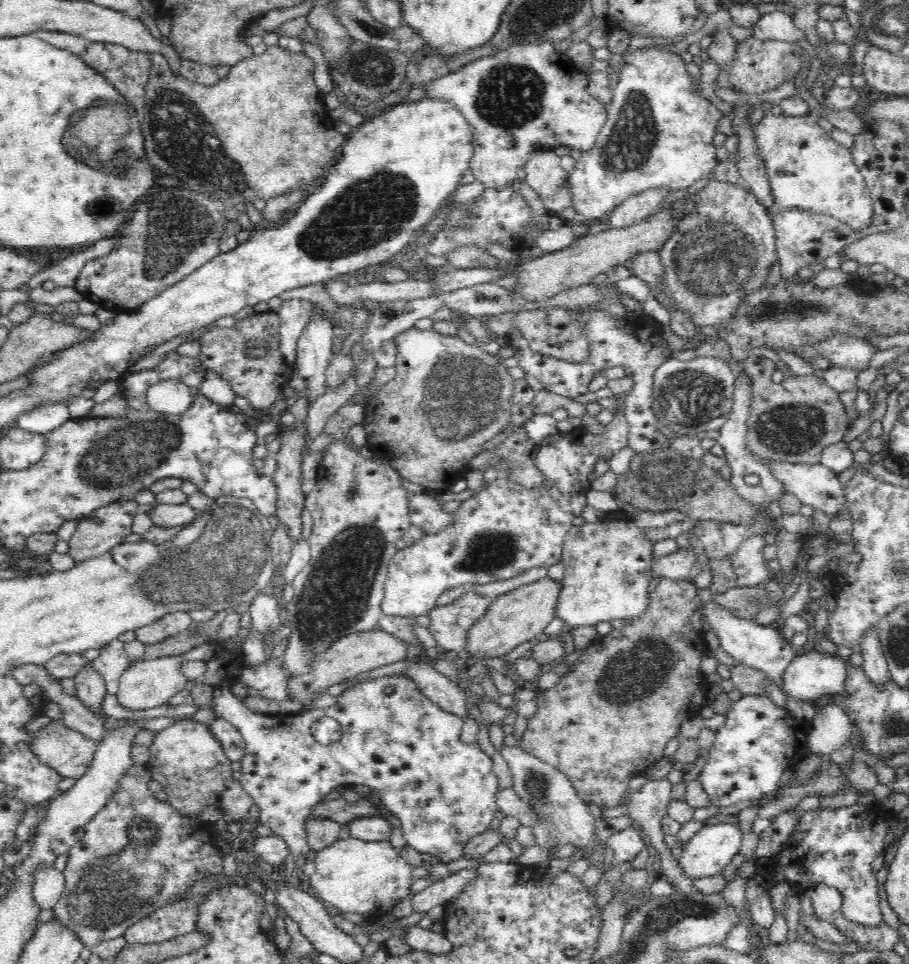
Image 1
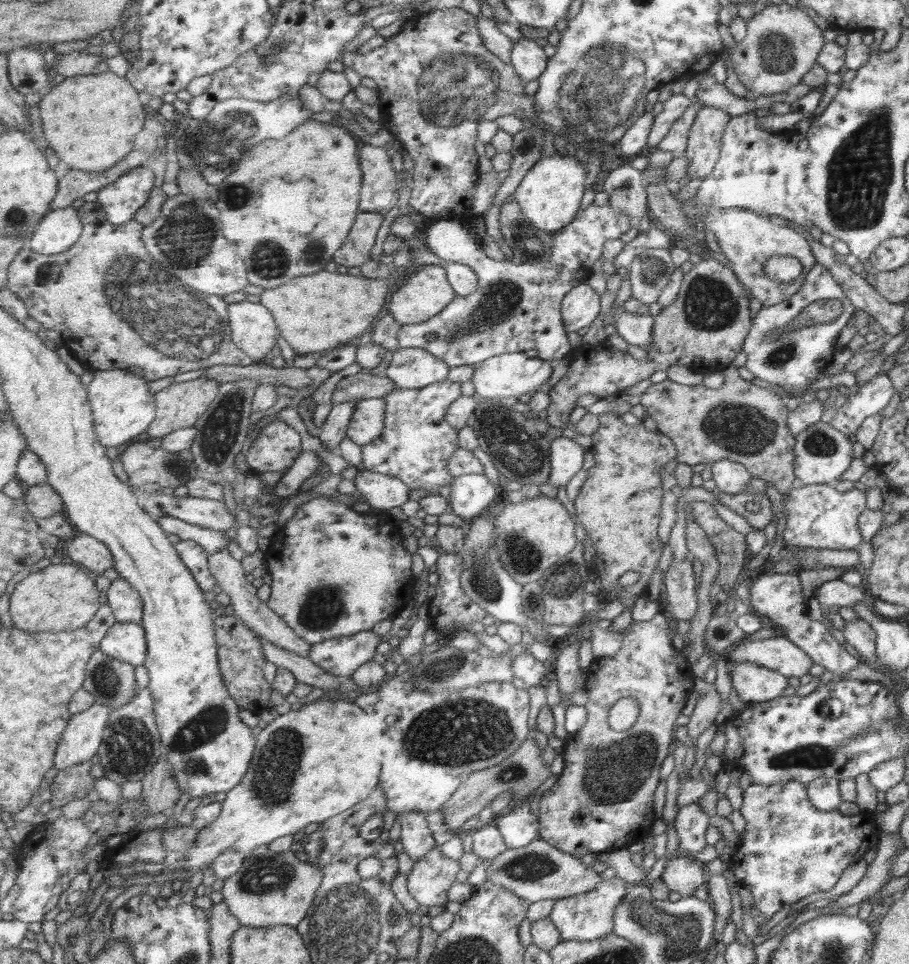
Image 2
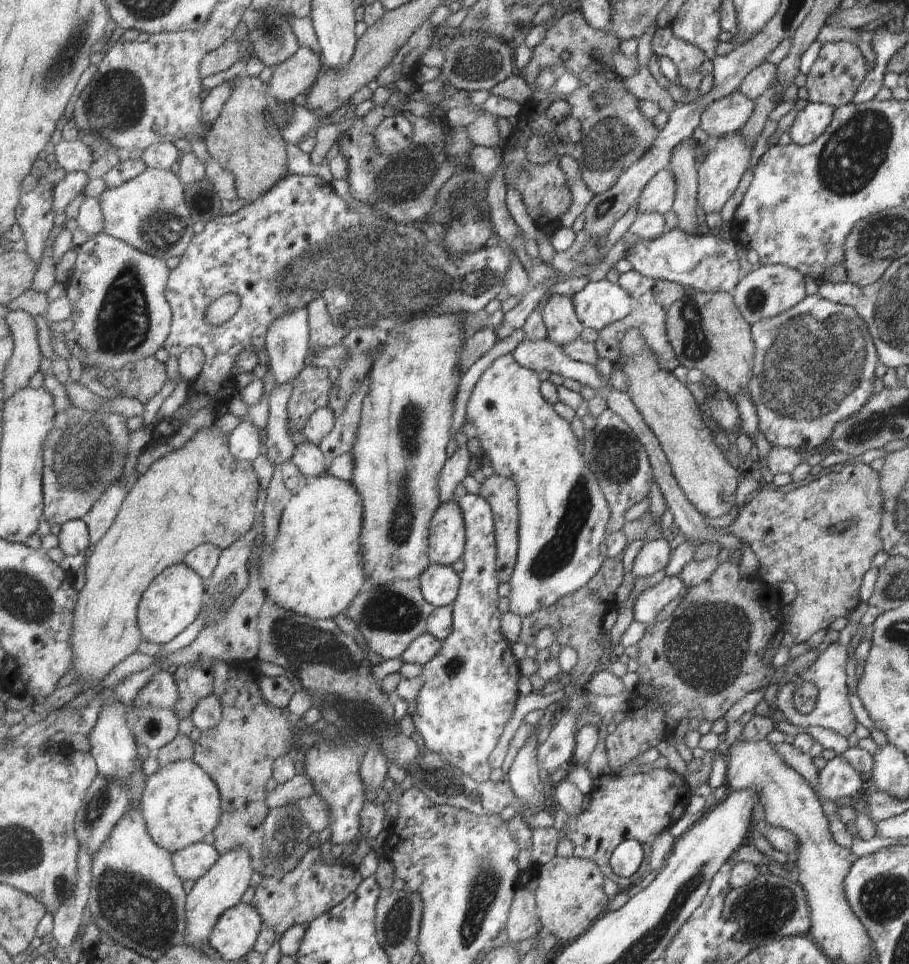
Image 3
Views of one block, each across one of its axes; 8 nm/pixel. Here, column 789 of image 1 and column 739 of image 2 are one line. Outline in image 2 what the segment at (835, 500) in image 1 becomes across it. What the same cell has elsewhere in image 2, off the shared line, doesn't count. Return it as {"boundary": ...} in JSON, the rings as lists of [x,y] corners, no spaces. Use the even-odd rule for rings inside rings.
{"boundary":[[[719,459],[710,463],[715,490],[727,494],[745,492],[745,485],[751,476],[742,464],[729,459]]]}

